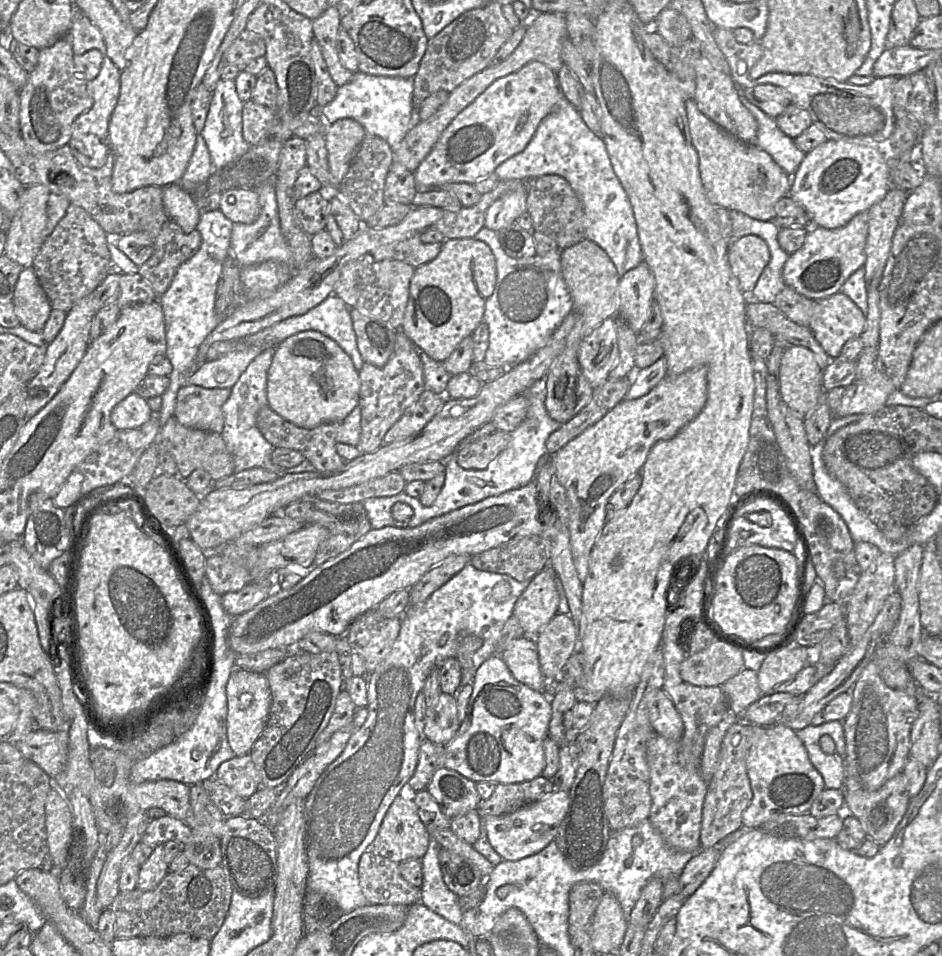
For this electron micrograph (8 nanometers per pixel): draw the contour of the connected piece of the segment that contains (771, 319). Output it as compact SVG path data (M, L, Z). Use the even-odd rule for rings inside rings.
M749 299L745 312L750 329L766 328L774 336L775 342L808 348L822 370L830 363L831 359L810 328L789 320L775 305Z

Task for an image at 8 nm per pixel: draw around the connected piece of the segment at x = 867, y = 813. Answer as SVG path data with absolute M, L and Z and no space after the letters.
M903 772L895 775L876 791L868 791L857 778L846 776L843 795L852 815L860 821L867 838L880 846L884 846L893 837L911 801Z

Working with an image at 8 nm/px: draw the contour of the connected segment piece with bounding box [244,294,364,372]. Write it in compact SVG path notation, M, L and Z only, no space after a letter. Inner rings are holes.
M335 294L329 295L320 304L313 307L306 313L289 317L255 334L246 336L244 337L244 341L257 341L259 347L262 347L262 349L267 349L270 347L278 346L278 344L280 344L291 335L307 330L320 332L334 340L351 358L355 369L358 372L361 370L364 362L356 344L356 334L353 329L350 307L348 307Z

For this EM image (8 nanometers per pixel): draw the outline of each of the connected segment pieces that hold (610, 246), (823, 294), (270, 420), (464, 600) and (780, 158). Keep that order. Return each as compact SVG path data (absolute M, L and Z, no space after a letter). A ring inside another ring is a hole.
M562 97L556 108L540 122L525 149L494 170L494 175L500 180L529 181L547 174L559 175L569 182L584 207L584 239L595 242L607 253L620 277L644 261L633 209L613 170L605 143L584 123L578 109L565 97Z
M862 212L845 226L837 229L812 227L803 246L791 254L784 264L782 276L785 284L799 294L822 300L839 292L846 280L866 262L865 246L868 235L868 212Z
M269 405L260 408L256 414L256 426L270 444L275 448L288 448L300 452L318 472L334 471L345 463L336 451L336 436L340 424L341 422L329 422L312 429L301 428L285 420Z
M466 564L426 601L407 607L401 616L400 632L390 652L374 671L365 676L368 717L360 728L355 729L342 753L323 771L304 800L307 888L328 897L342 913L366 905L377 905L369 904L362 893L358 879L358 864L361 855L371 847L395 798L408 792L407 783L416 769L419 747L424 739L415 725L413 711L416 697L422 690L426 678L433 669L439 669L443 661L456 656L457 636L461 631L468 631L483 640L482 646L473 656L473 668L461 673L461 685L472 684L483 662L498 653L502 628L512 615L518 597L529 583L530 581L517 581L507 574L482 571L472 564ZM500 581L507 581L511 586L510 596L505 602L497 602L492 596L493 587Z
M737 87L736 92L742 105L751 112L757 121L758 132L755 146L769 154L788 175L794 174L803 161L805 153L796 147L794 139L789 138L778 128L775 119L747 100L743 89Z

